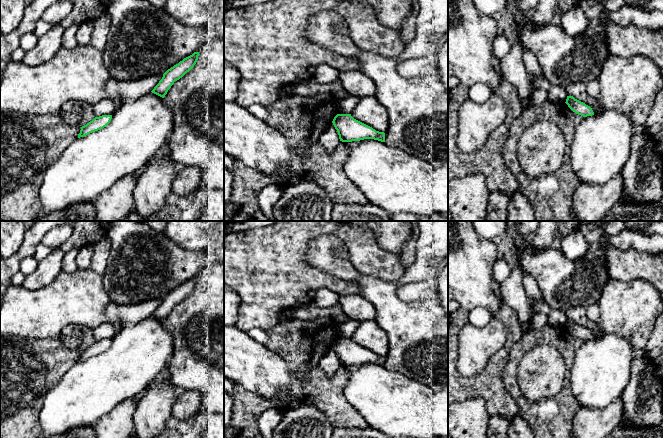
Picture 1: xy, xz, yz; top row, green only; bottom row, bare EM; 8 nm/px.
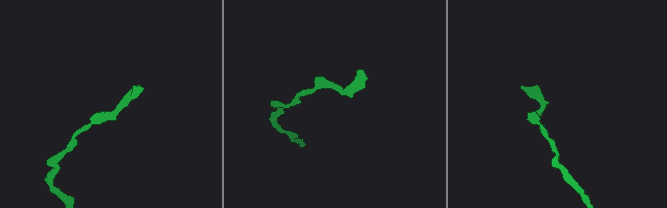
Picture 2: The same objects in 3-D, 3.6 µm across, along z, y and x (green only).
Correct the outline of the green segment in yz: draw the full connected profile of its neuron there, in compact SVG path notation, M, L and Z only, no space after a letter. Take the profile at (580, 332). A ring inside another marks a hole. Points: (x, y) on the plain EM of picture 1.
M567 320L566 326L568 331L578 339L583 341L592 340L594 336L592 332L585 327L575 323L573 320Z

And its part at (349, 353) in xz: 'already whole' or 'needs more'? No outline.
already whole

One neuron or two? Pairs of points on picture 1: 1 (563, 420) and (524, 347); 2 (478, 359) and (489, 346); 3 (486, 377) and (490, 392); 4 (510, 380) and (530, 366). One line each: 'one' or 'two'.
1: one
2: one
3: one
4: two

